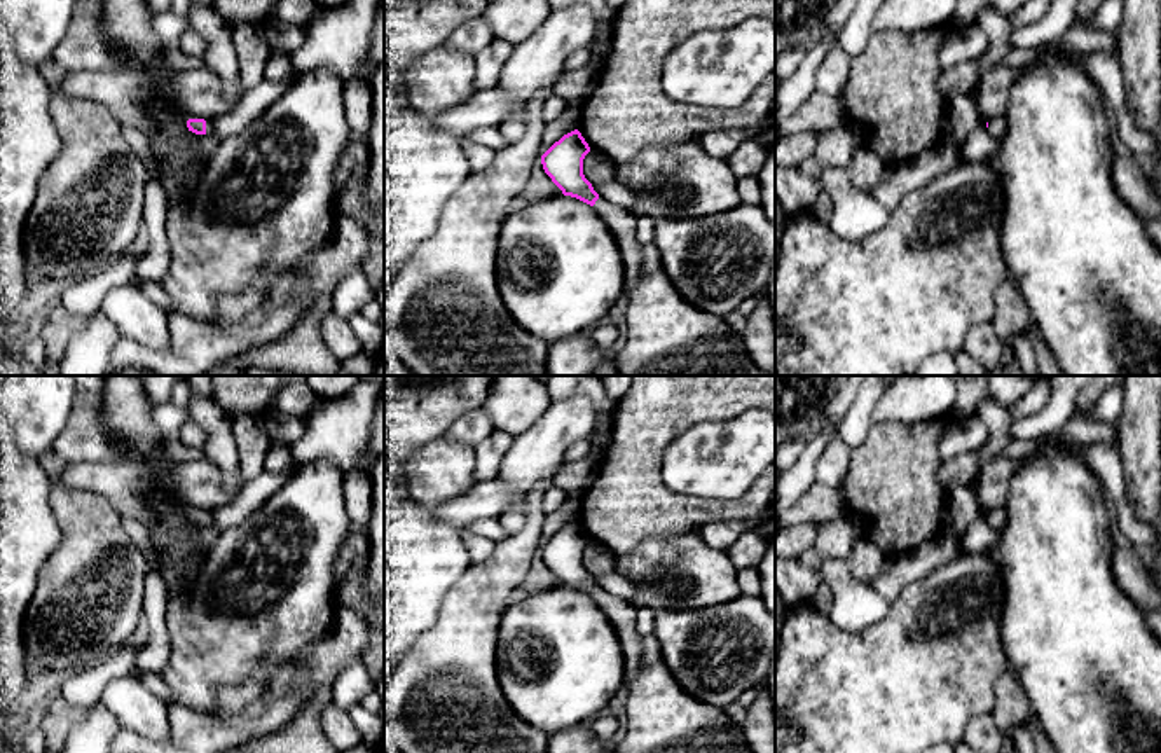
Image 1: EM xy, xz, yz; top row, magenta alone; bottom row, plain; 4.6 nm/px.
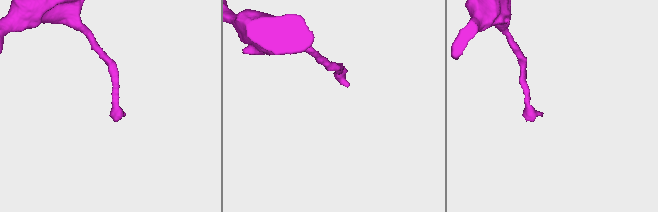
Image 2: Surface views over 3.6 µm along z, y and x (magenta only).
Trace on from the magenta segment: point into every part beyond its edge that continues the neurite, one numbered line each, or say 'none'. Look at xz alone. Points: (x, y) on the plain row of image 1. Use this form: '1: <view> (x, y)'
1: xz (622, 614)

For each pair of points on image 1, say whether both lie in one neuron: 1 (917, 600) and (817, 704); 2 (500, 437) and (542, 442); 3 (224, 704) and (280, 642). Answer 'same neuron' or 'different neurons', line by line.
1: same neuron
2: different neurons
3: different neurons

